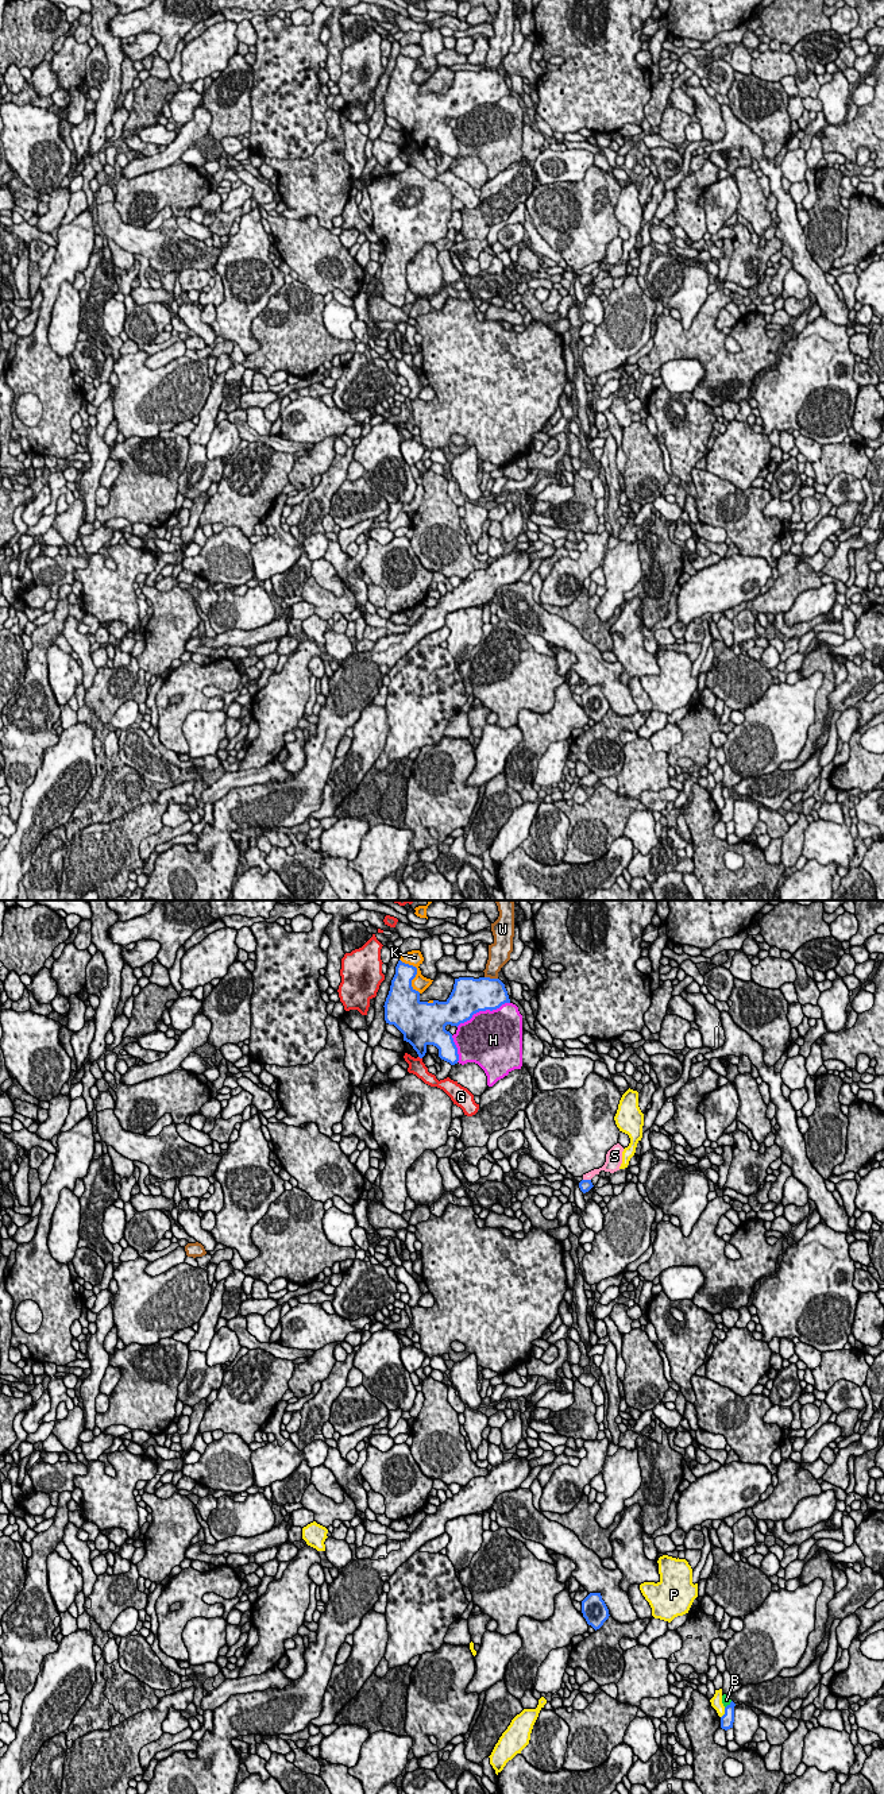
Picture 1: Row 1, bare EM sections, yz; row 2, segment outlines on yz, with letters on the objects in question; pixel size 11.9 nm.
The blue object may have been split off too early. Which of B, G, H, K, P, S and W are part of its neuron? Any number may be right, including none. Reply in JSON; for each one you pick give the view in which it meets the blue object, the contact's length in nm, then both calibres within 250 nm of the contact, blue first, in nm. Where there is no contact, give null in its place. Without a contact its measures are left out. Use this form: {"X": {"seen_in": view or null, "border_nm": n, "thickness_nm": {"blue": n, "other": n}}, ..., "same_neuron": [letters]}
{"K": {"seen_in": "yz", "border_nm": 480, "thickness_nm": {"blue": 260, "other": 190}}, "same_neuron": ["K"]}

